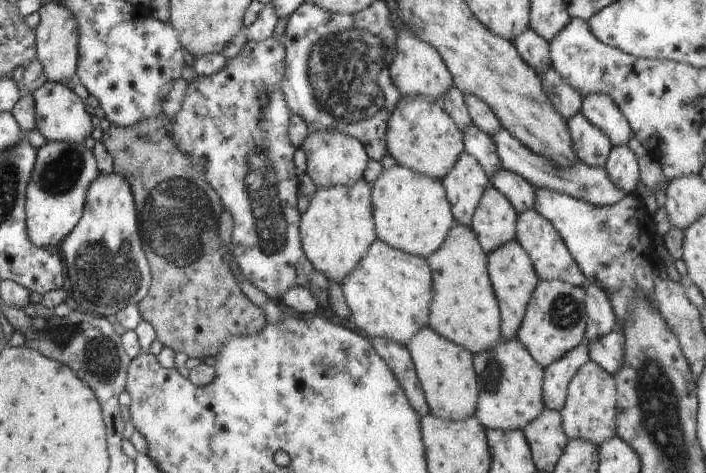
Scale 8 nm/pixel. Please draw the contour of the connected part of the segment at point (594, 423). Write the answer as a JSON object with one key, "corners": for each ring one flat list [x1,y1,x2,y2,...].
{"corners":[[591,360,583,364,567,388,566,404,561,412,562,428,568,440,588,440,600,446,616,437,616,383,615,375]]}

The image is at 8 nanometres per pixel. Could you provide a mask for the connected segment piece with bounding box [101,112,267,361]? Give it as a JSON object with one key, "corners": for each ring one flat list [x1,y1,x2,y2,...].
{"corners":[[160,112,154,120,124,128,111,124,101,142,113,158,113,172,124,176,133,190,141,236,142,250,151,270,148,294,135,304,142,320,150,322,156,339,173,352,184,352,188,358,215,356,230,338,254,336,267,323,265,312,248,299,240,289,239,276,230,268,233,256,220,242,219,224,224,208,218,193,206,182,203,165,190,161,179,152,172,140,171,120]]}

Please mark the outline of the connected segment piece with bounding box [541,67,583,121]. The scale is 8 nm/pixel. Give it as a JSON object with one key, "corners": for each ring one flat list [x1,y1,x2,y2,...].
{"corners":[[548,68,548,72,541,76,541,83,546,96,550,98,552,106,558,110,558,114,564,118,564,121,570,120,581,112,582,96,568,84,564,82,554,68]]}

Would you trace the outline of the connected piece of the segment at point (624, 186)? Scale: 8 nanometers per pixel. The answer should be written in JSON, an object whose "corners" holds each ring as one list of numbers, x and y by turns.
{"corners":[[629,146,611,148,605,169,608,172,608,178,619,186,624,194,637,194,640,169,636,154,630,150]]}

